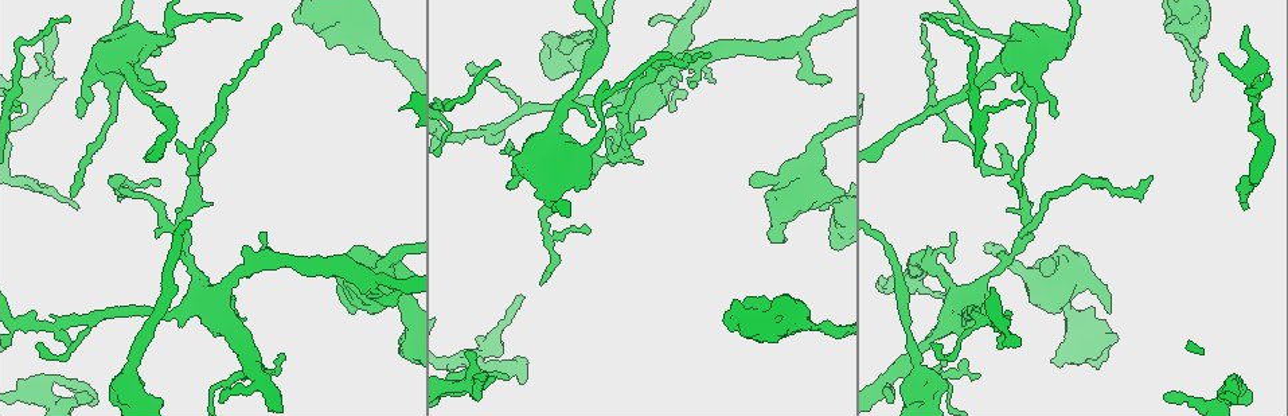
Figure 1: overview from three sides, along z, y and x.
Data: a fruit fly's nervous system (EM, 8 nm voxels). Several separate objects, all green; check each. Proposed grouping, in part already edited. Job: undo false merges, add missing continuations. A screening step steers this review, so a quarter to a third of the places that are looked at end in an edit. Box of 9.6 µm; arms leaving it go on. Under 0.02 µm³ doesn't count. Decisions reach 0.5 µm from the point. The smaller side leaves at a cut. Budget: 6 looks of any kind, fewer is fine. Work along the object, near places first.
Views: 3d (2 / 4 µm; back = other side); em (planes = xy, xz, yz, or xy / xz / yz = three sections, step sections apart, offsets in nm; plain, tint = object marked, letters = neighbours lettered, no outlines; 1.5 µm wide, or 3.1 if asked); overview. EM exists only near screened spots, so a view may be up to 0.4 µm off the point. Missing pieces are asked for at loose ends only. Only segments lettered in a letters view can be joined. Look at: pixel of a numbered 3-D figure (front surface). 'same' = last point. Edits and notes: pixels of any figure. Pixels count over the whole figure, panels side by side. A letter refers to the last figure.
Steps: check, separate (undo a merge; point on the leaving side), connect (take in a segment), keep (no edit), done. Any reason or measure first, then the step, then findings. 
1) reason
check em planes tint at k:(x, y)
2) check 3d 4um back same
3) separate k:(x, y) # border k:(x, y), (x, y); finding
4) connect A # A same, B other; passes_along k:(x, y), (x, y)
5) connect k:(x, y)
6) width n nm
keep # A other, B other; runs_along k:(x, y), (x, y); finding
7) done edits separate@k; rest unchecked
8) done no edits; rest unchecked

free end
check 3d 4um at 1:(498, 63)

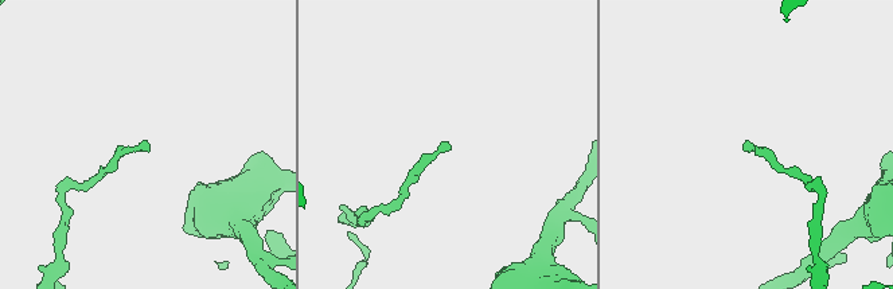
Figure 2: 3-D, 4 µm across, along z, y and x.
shape alone is not enough
check em xz step 4 tint at 2:(447, 149)

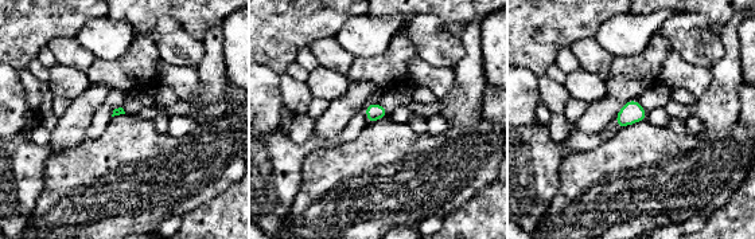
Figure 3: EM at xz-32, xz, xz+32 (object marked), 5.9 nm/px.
another direction
check em xy step 4 letters same

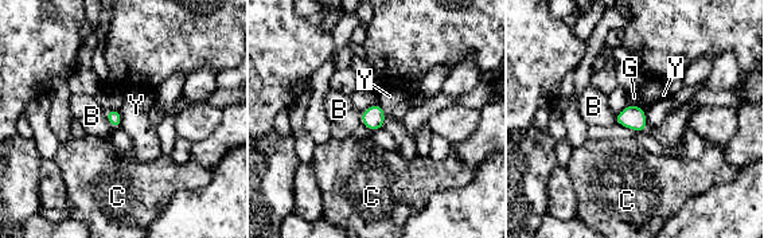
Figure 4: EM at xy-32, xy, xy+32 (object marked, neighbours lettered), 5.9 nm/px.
keep # B other, C other, G other, Y other; border 4:(630, 104), (639, 105), (643, 109); no lettered segment goes on from it

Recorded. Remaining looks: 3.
an open end
check em planes letters at 1:(1246, 28)

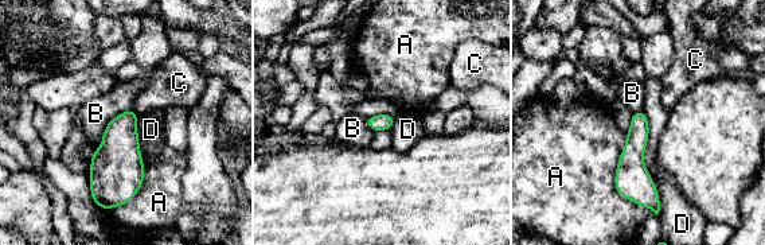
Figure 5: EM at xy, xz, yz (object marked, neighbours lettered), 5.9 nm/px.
keep # A other, B other, C other, D other; no lettered segment goes on from it

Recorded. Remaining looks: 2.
done no edits; rest unchecked

